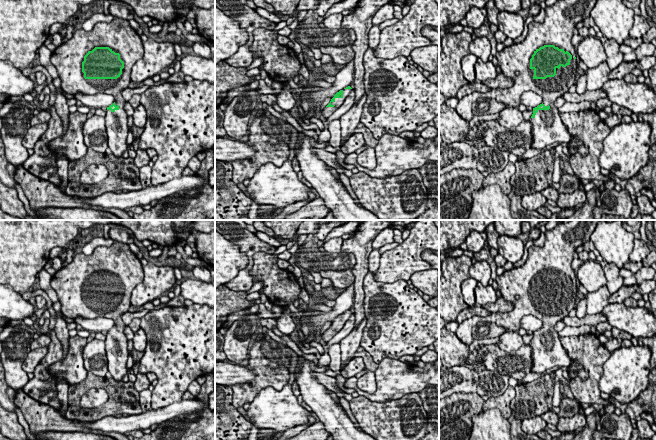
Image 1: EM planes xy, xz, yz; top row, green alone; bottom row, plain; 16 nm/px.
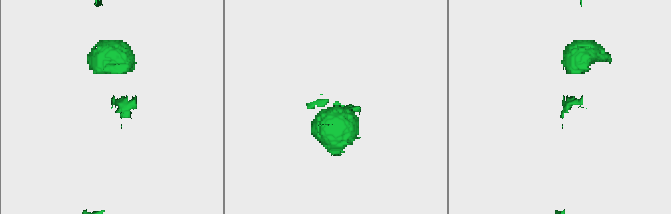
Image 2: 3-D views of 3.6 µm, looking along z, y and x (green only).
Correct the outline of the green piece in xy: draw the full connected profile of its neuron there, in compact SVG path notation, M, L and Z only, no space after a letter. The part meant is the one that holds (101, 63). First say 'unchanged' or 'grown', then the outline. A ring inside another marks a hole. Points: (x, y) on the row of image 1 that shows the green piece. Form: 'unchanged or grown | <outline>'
grown | M114 17L110 23L97 22L91 31L85 31L82 28L75 29L72 38L56 47L50 58L51 63L56 67L58 75L61 78L62 91L71 95L75 95L78 92L89 95L103 93L114 97L115 101L107 107L104 118L108 136L108 148L111 149L112 154L117 158L122 158L123 153L128 149L128 115L124 110L124 105L127 101L123 98L122 92L129 87L133 65L142 59L143 55L144 47L141 37L130 26L129 20Z

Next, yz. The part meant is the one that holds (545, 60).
grown | M557 0L553 5L546 6L543 23L532 21L528 25L528 33L524 41L514 43L496 53L498 65L505 77L511 78L514 83L511 87L494 88L489 92L473 92L459 99L456 106L457 113L465 121L473 118L472 104L478 98L495 99L507 107L518 108L521 95L526 91L533 91L540 95L543 103L533 108L532 145L533 149L543 149L553 143L569 143L571 136L563 124L558 108L554 102L576 83L577 60L575 47L571 44L573 29L579 22L590 17L597 0Z

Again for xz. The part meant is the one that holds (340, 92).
grown | M350 86L337 92L331 99L330 103L323 109L322 115L325 118L330 117L345 101L346 97L350 95L352 88Z

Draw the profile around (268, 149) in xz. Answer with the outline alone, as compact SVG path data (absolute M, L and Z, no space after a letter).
M261 117L252 118L246 142L256 152L247 159L233 161L232 181L235 185L251 179L256 171L266 163L280 167L289 157L289 147L280 142L276 136L269 136L261 126Z

